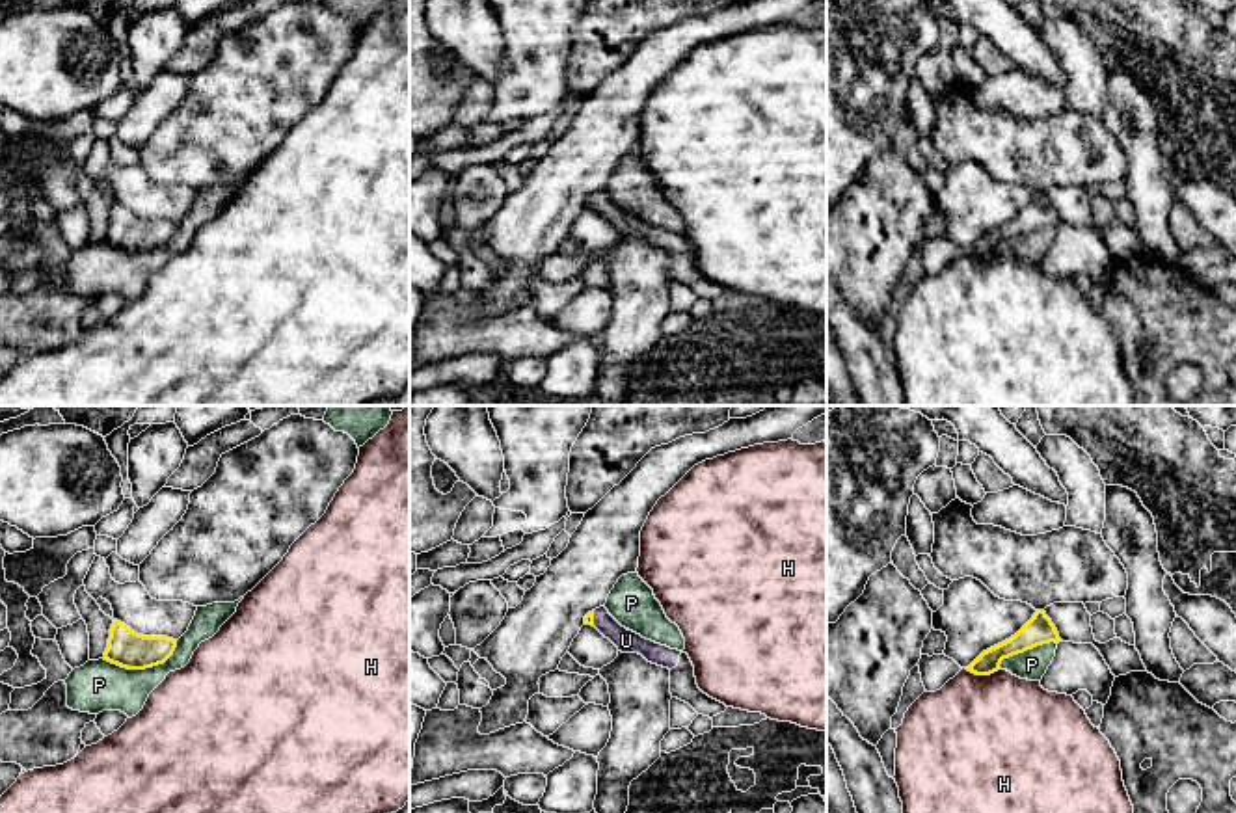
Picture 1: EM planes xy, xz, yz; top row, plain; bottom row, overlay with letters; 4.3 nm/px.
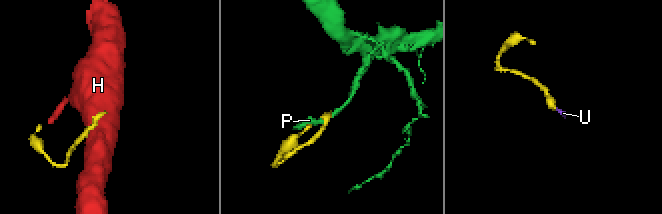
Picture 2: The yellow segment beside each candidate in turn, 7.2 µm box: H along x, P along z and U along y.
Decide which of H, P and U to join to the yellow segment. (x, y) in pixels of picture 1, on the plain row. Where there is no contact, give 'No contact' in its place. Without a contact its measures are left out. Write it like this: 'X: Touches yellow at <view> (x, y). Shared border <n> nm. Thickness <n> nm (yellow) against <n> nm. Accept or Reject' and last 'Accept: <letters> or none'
H: Touches yellow at yz (983, 257). Shared border 160 nm. Thickness 100 nm (yellow) against 500 nm. Reject
P: Touches yellow at xy (144, 252). Shared border 340 nm. Thickness 160 nm (yellow) against 220 nm. Reject
U: Touches yellow at xz (592, 201). Shared border 70 nm. Thickness 50 nm (yellow) against 100 nm. Accept
Accept: U

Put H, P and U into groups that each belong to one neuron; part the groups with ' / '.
H / P / U

